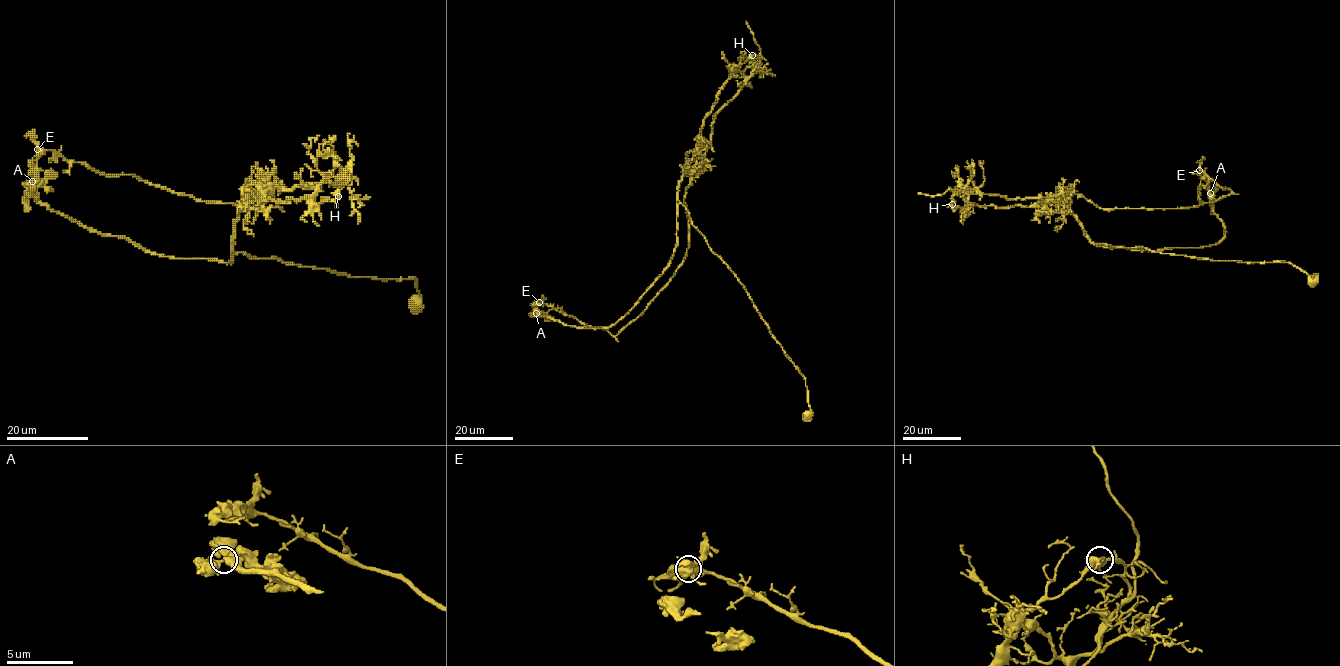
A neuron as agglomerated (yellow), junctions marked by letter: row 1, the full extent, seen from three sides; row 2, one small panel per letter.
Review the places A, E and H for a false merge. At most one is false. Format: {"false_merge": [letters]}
{"false_merge": ["H"]}

